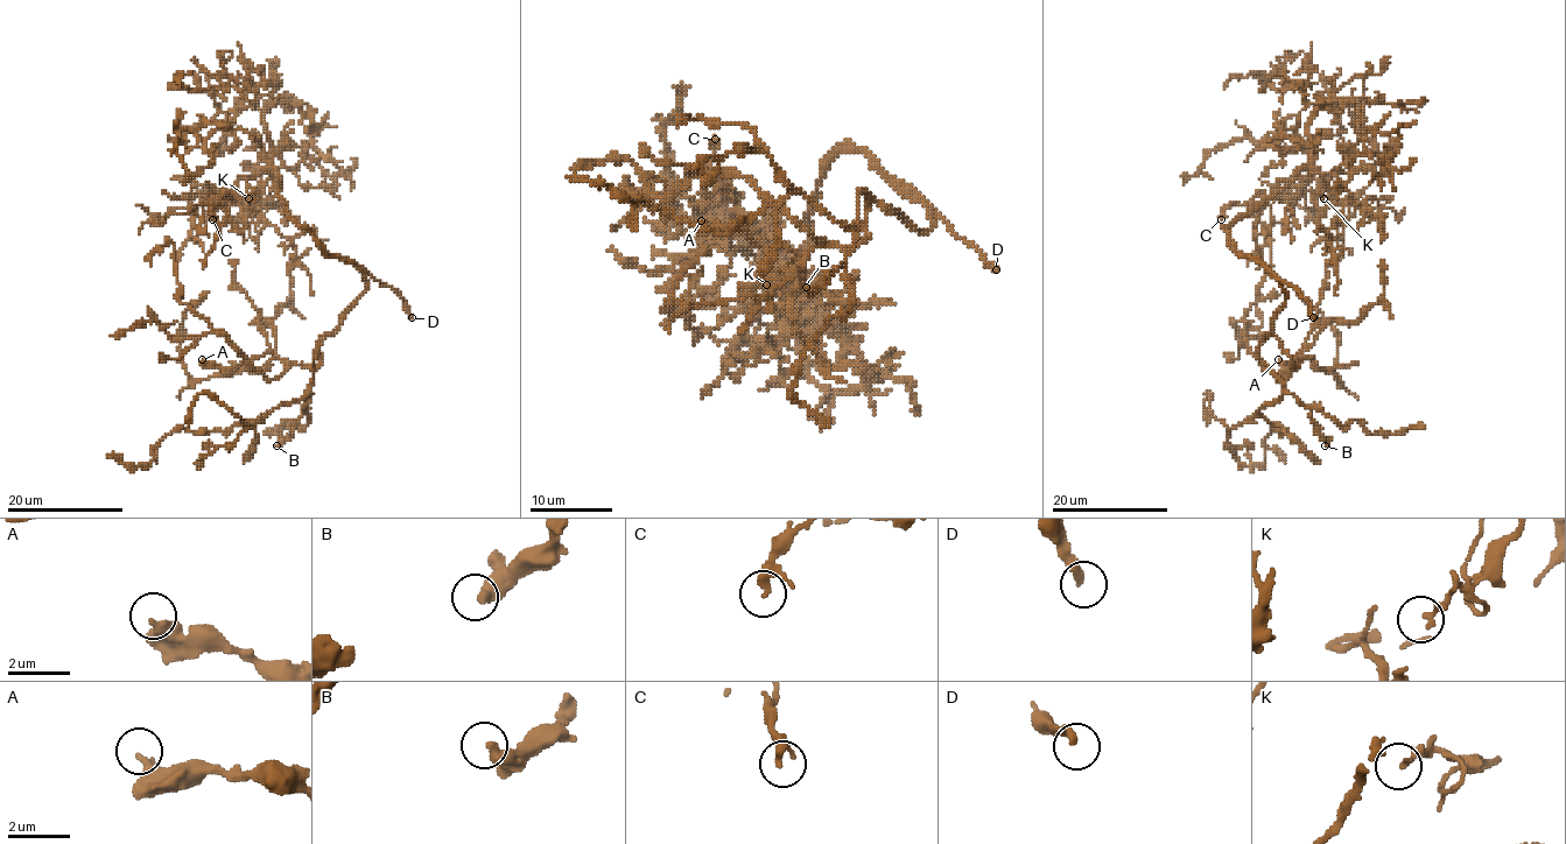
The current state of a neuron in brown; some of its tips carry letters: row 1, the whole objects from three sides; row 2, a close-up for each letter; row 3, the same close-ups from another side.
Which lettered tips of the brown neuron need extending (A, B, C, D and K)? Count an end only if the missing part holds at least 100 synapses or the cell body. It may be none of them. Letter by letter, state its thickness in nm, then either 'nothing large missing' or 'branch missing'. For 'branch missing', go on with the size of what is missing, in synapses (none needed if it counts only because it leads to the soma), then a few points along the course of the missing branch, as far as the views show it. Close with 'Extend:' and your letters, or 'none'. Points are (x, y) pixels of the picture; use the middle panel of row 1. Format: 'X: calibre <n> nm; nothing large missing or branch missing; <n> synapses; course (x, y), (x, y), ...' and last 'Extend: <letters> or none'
A: calibre 320 nm; nothing large missing
B: calibre 440 nm; nothing large missing
C: calibre 240 nm; nothing large missing
D: calibre 240 nm; branch missing
K: calibre 150 nm; nothing large missing
Extend: D

